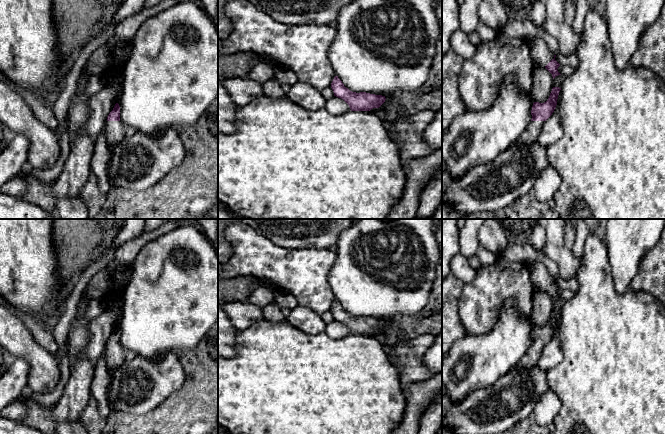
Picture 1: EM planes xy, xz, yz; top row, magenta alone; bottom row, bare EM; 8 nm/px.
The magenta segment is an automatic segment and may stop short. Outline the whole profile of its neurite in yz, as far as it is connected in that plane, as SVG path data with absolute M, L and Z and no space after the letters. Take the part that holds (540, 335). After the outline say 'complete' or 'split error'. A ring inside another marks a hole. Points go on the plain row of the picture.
M553 311L548 324L544 327L534 326L531 334L532 343L524 356L513 369L530 369L541 357L545 345L554 336L561 312Z; split error

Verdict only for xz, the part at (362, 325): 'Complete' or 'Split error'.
Complete

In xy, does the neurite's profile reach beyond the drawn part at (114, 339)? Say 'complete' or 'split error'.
split error

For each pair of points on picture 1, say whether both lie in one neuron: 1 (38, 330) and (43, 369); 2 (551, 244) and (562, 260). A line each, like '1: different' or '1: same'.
1: different
2: same

